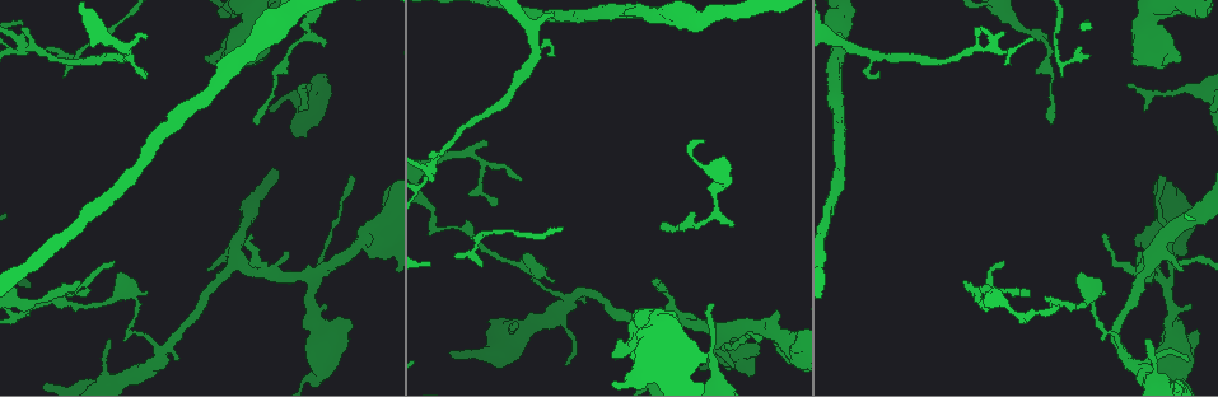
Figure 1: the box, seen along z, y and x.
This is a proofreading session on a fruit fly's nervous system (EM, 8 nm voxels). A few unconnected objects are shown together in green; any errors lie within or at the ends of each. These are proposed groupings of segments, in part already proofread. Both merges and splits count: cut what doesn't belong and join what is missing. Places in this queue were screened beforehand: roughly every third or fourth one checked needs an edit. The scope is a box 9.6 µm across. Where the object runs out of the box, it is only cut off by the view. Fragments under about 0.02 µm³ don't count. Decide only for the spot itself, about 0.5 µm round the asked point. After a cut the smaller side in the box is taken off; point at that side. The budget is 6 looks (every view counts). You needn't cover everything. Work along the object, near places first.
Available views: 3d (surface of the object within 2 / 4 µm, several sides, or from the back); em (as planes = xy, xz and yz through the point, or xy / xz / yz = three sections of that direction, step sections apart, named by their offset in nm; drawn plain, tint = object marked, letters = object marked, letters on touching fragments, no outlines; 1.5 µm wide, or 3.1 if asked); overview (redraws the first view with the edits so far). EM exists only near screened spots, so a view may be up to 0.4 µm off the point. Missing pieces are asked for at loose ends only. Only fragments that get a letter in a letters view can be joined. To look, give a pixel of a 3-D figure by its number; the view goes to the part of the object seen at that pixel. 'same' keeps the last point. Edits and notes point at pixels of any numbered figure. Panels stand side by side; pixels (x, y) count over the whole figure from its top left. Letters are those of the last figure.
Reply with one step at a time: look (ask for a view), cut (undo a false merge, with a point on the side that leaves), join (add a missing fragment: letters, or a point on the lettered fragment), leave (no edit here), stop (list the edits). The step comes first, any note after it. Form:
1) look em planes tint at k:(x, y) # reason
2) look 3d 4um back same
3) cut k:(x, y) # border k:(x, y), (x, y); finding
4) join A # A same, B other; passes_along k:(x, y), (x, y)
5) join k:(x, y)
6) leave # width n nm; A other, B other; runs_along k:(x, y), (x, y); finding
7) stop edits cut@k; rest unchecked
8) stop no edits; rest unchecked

look em xz step 8 letters at 1:(554, 15)

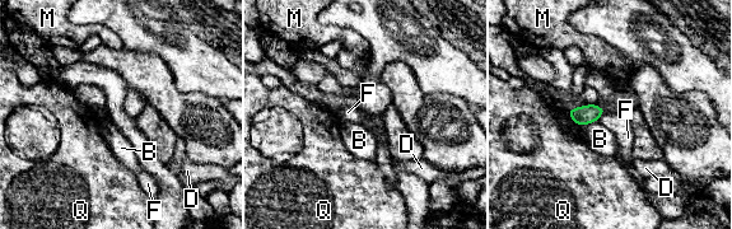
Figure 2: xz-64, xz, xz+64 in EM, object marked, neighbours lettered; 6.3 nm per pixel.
look em planes letters same # another direction

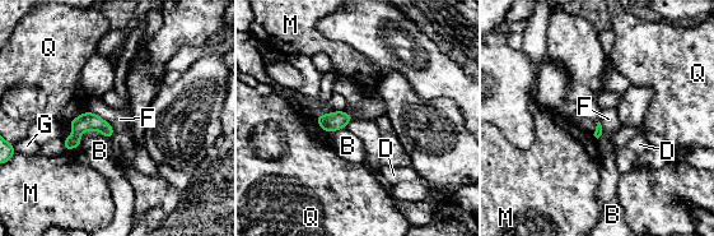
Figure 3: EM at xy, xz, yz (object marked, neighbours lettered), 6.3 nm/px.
leave # longest_contact F 240 nm; B other, D other, F other, G other, M other, Q other; border 3:(87, 110), (111, 125), (112, 138); no lettered fragment goes on from it

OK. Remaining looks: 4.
look em xz step 8 letters at 1:(23, 30)

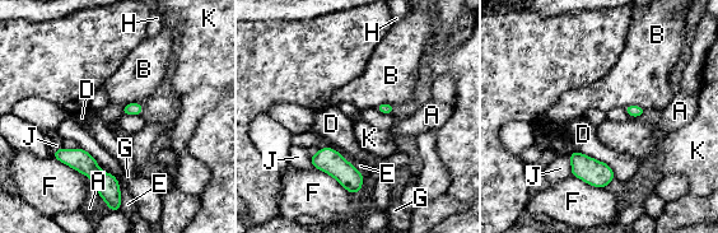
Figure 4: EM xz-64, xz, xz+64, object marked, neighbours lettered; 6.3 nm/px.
leave # A other, B other, D other, E other, F other, G other, H other, J other, K other; border 4:(84, 175), (92, 181), (101, 197); none of them fits

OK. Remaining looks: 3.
look em xy step 4 tint at 1:(568, 363) # free end

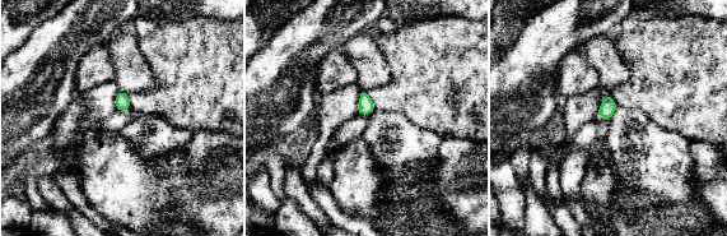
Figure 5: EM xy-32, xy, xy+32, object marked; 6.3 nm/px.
look em planes letters same

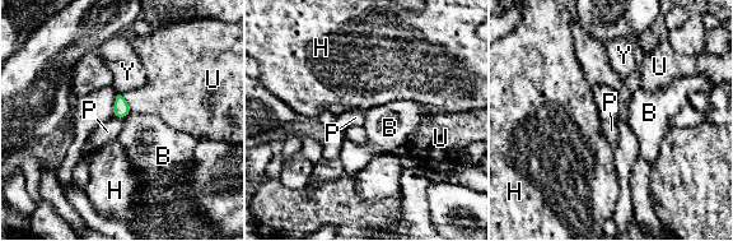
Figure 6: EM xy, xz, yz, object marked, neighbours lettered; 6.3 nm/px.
leave # B other, H other, P other, U other, Y other; border 6:(130, 110), (125, 117); no lettered fragment goes on from it

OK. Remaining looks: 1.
stop no edits; rest unchecked

